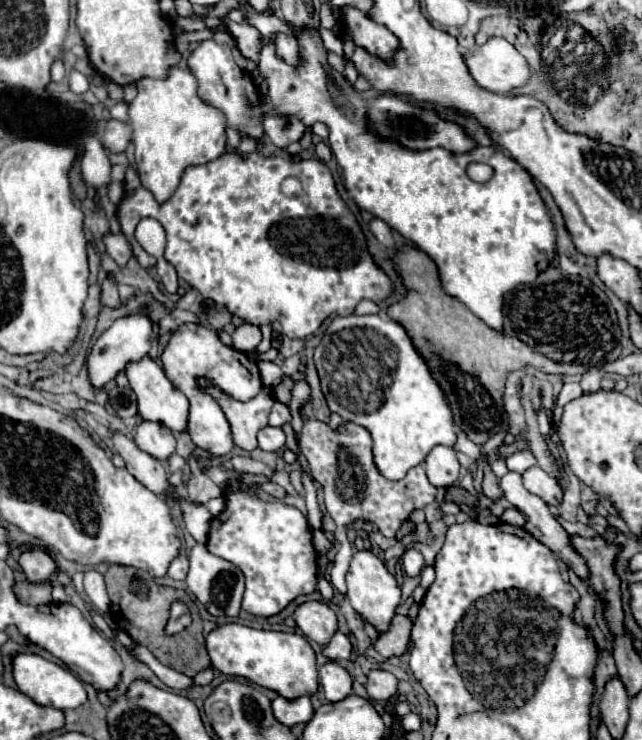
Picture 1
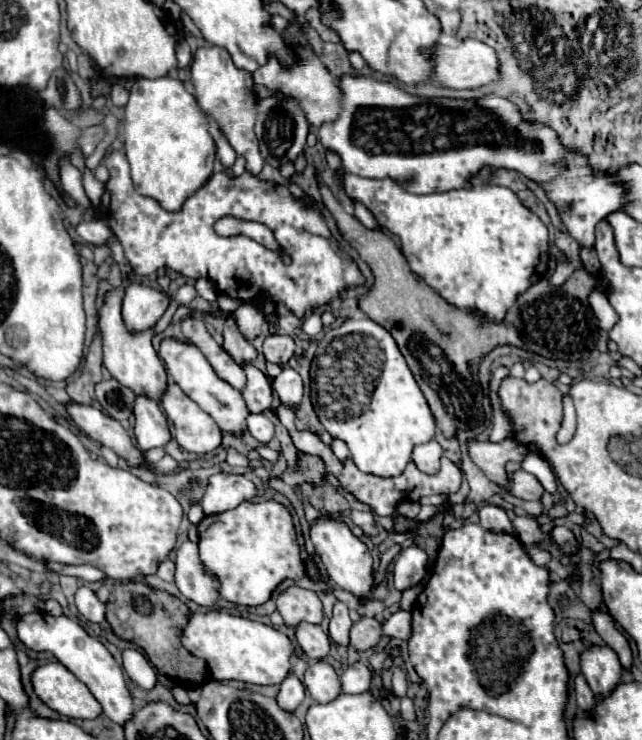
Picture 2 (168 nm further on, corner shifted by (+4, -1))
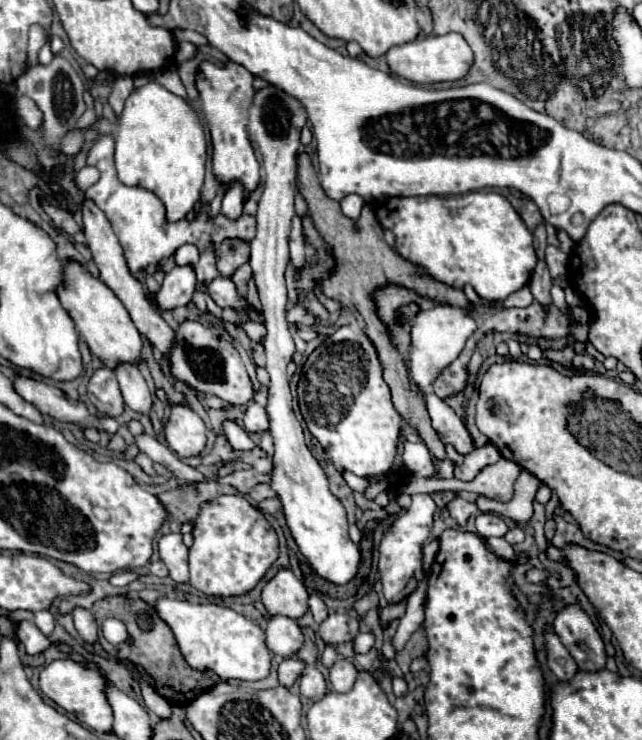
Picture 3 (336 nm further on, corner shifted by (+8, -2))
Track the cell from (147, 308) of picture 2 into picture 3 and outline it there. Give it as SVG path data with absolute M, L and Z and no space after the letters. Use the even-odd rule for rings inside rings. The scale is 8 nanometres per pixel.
M193 264L175 266L169 274L165 274L161 290L153 298L159 302L159 308L163 308L163 310L171 310L175 306L185 306L193 298L195 284L197 284L197 278L195 278Z

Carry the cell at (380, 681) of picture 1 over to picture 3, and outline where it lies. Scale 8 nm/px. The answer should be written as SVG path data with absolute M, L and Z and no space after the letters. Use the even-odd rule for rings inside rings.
M337 660L329 668L329 684L335 692L349 692L357 680L357 670L349 660Z

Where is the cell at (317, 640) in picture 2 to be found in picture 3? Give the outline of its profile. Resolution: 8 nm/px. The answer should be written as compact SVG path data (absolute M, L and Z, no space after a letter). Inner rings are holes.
M269 616L265 626L265 644L273 654L289 658L303 646L303 634L299 624L287 616Z

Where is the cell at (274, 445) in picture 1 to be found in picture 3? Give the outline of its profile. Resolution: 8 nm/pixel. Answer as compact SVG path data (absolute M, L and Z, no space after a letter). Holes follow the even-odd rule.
M257 402L247 406L243 422L245 422L245 430L247 432L265 432L269 428L269 420L267 420L265 408L261 404L257 404Z

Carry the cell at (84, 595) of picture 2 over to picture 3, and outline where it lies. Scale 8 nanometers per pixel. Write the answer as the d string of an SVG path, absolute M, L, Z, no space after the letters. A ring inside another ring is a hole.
M77 608L77 610L73 612L73 622L75 622L75 630L79 632L79 636L81 636L85 642L89 642L89 644L97 642L99 628L97 628L97 624L95 624L95 620L93 620L93 616L91 616L89 610Z

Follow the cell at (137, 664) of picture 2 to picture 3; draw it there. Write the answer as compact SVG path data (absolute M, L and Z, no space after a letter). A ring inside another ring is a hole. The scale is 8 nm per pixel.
M139 680L139 682L141 682L141 692L143 692L143 698L145 698L147 708L151 712L155 712L161 720L171 718L171 704L165 698L161 698L149 684L145 684L143 680Z

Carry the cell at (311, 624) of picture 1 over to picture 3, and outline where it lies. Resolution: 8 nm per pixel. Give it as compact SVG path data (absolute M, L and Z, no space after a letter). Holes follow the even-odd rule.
M279 568L261 592L261 600L269 614L281 614L295 620L307 612L307 598L309 594L303 582L287 568Z

